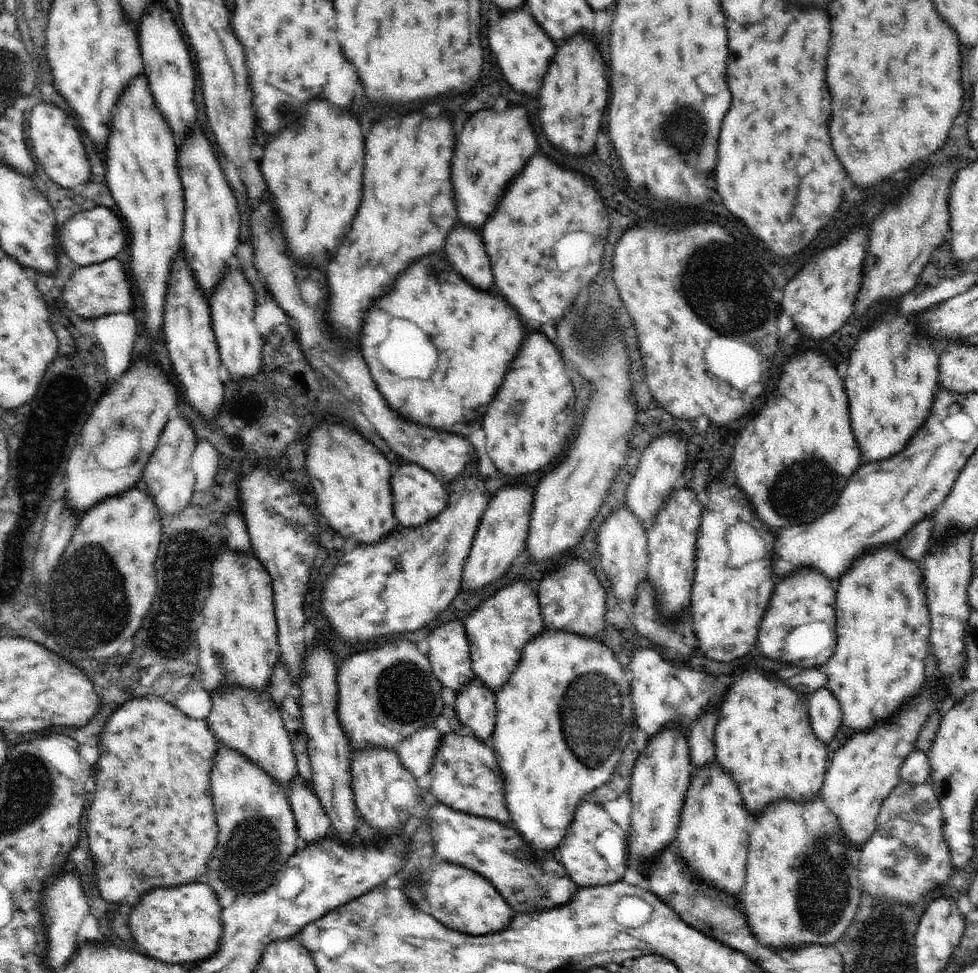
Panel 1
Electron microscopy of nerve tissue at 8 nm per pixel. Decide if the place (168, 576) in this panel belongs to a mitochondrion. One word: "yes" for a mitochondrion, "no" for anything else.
yes

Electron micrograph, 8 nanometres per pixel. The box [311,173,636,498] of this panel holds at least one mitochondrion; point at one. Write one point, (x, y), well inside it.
(589, 324)

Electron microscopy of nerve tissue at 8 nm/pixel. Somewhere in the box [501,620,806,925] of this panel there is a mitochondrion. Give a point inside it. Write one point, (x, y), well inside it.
(591, 730)

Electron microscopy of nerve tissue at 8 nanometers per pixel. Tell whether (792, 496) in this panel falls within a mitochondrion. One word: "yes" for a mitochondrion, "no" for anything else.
yes

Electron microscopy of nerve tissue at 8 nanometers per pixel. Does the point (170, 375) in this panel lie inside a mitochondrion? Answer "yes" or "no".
no

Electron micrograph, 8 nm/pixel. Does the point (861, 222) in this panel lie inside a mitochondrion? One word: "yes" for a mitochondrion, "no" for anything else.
no

